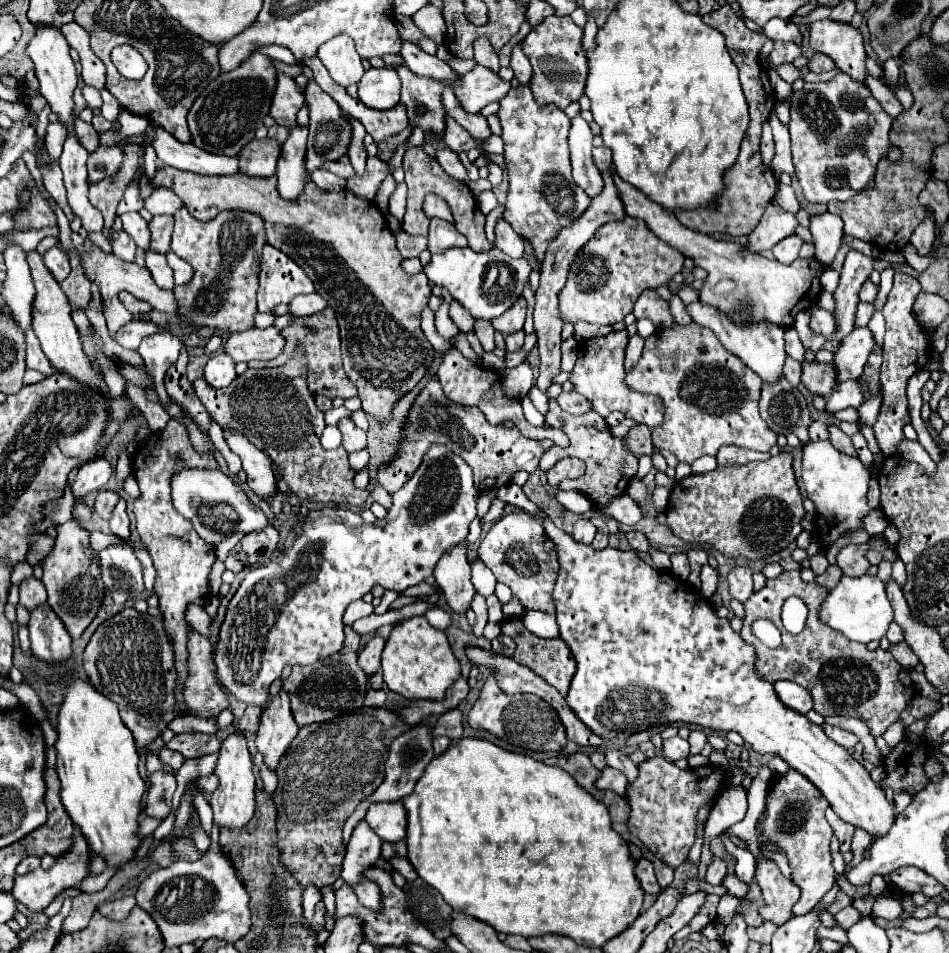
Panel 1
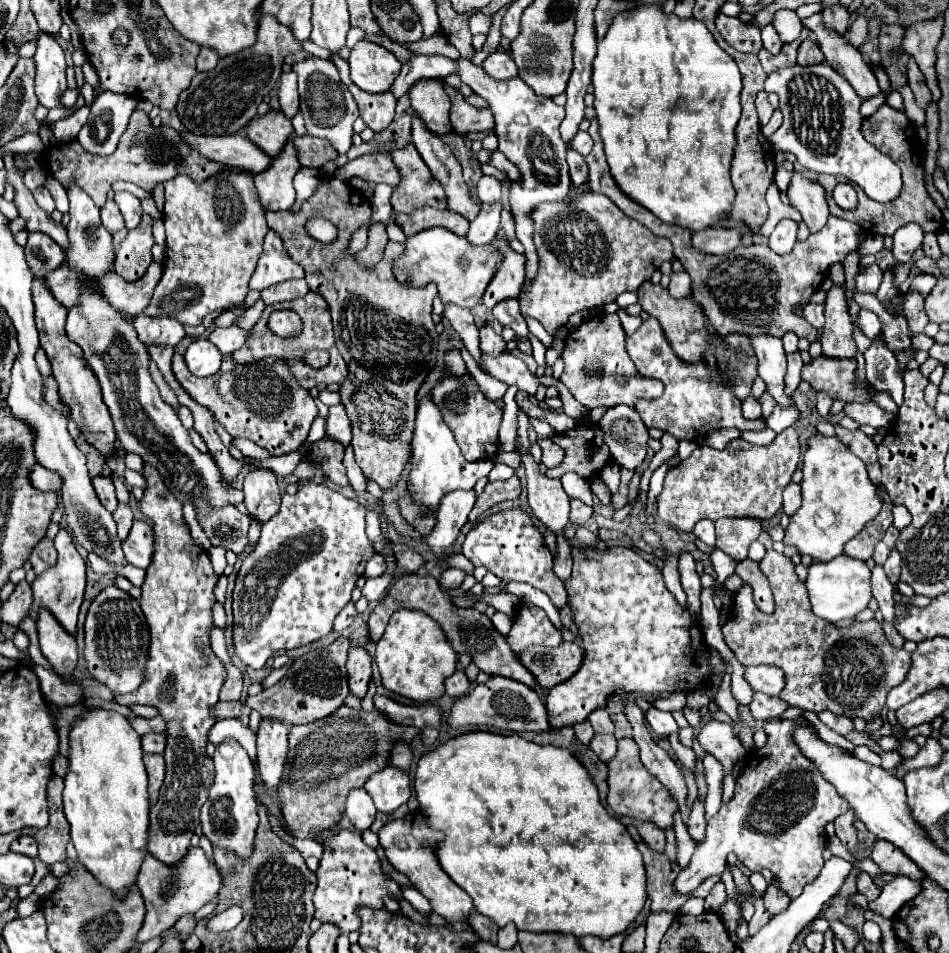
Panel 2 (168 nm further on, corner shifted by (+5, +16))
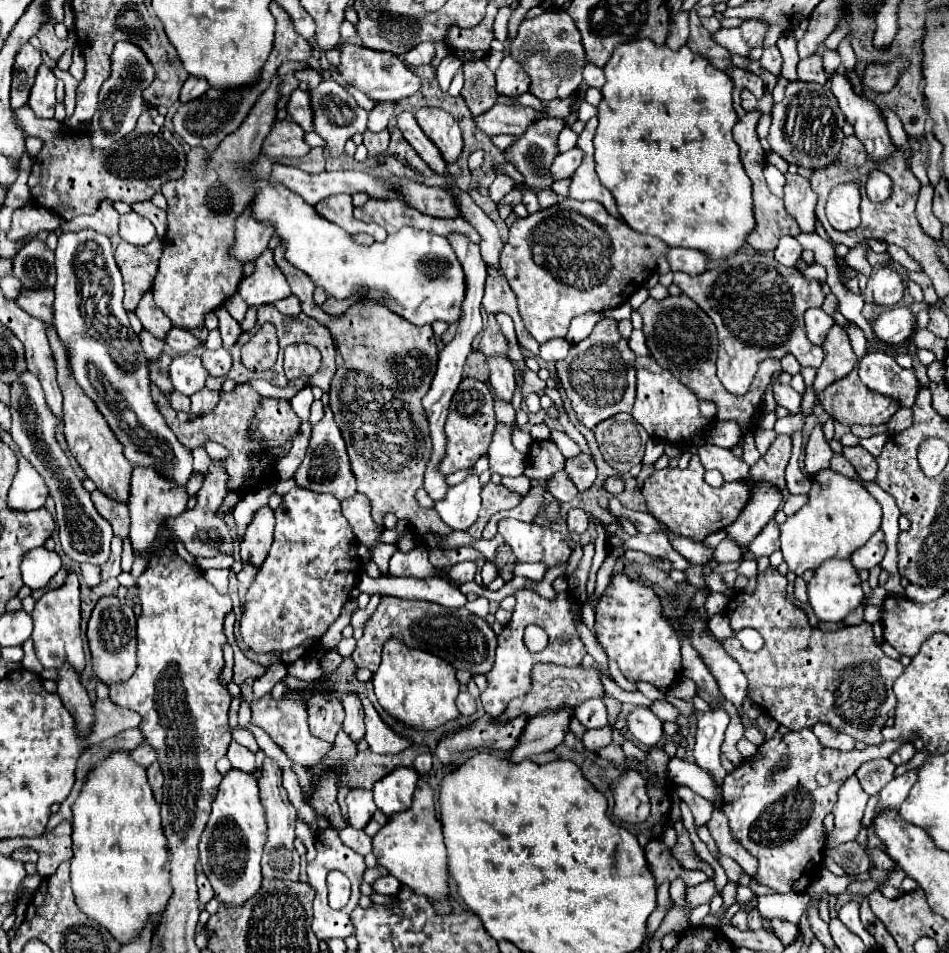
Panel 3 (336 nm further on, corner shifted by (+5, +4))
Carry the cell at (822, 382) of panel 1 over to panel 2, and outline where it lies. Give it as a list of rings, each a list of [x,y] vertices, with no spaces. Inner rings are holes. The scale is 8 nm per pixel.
[[[814,358],[804,366],[802,380],[806,380],[816,392],[828,392],[832,400],[872,402],[876,396],[876,390],[872,390],[868,382],[856,382],[856,358]]]

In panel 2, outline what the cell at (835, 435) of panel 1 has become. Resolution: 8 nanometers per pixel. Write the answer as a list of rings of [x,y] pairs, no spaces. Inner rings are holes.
[[[836,426],[836,436],[842,444],[846,444],[846,448],[858,456],[864,464],[866,464],[866,470],[868,470],[868,476],[870,480],[880,486],[880,464],[876,460],[876,444],[870,436],[866,436],[864,432],[860,430],[844,430],[842,426]]]

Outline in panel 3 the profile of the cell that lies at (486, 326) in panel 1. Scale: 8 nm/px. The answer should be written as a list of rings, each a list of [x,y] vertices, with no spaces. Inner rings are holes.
[[[488,356],[488,370],[490,370],[490,384],[496,390],[496,396],[510,402],[514,396],[514,366],[506,356]]]

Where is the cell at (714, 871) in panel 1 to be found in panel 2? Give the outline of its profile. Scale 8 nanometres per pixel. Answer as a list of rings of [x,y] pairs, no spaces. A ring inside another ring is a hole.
[[[696,800],[692,804],[692,814],[690,814],[690,824],[688,824],[688,832],[690,836],[700,842],[704,838],[706,832],[706,818],[704,818],[704,804],[700,800]]]

